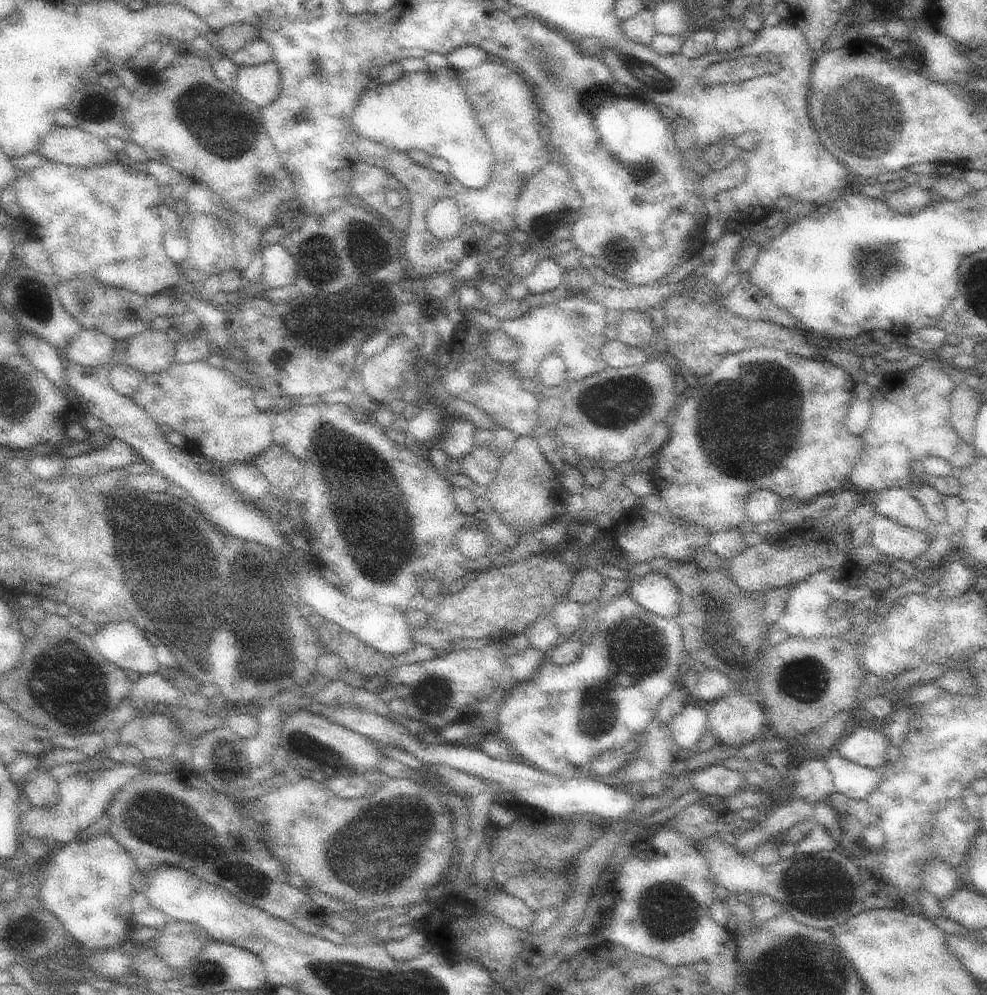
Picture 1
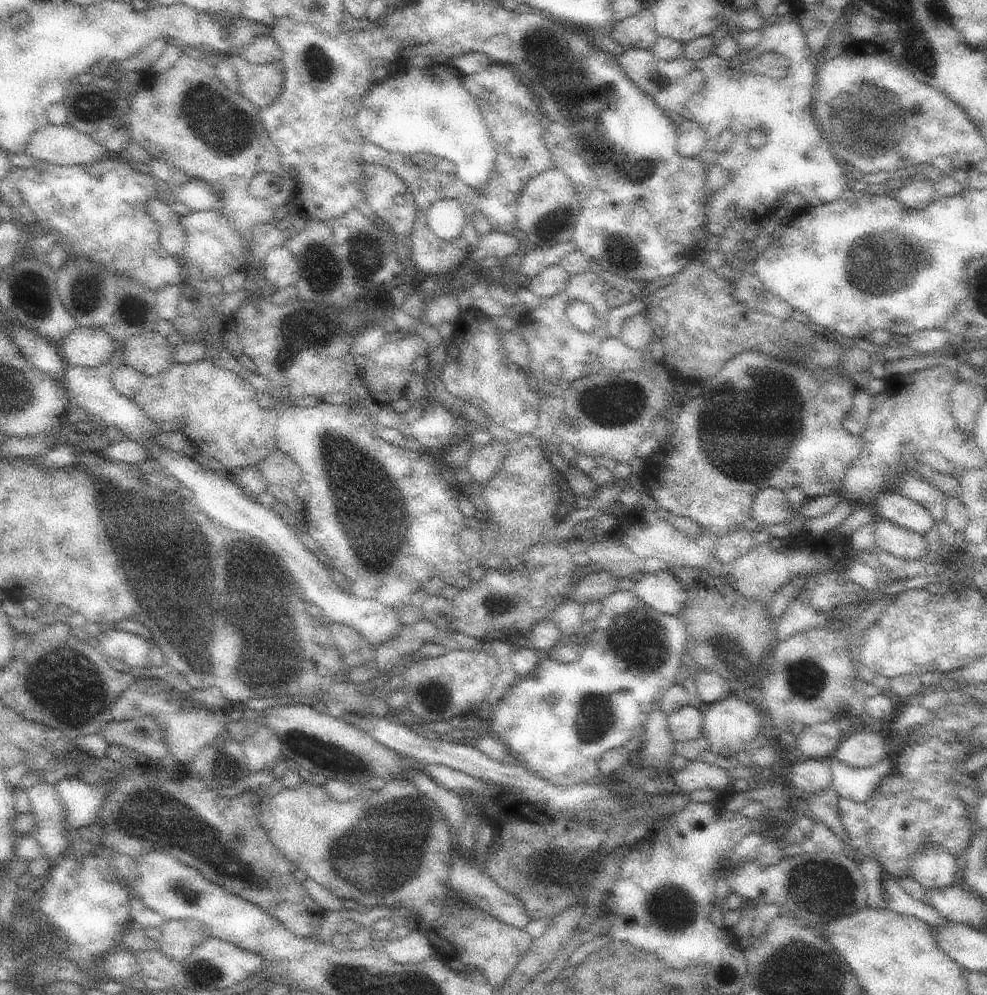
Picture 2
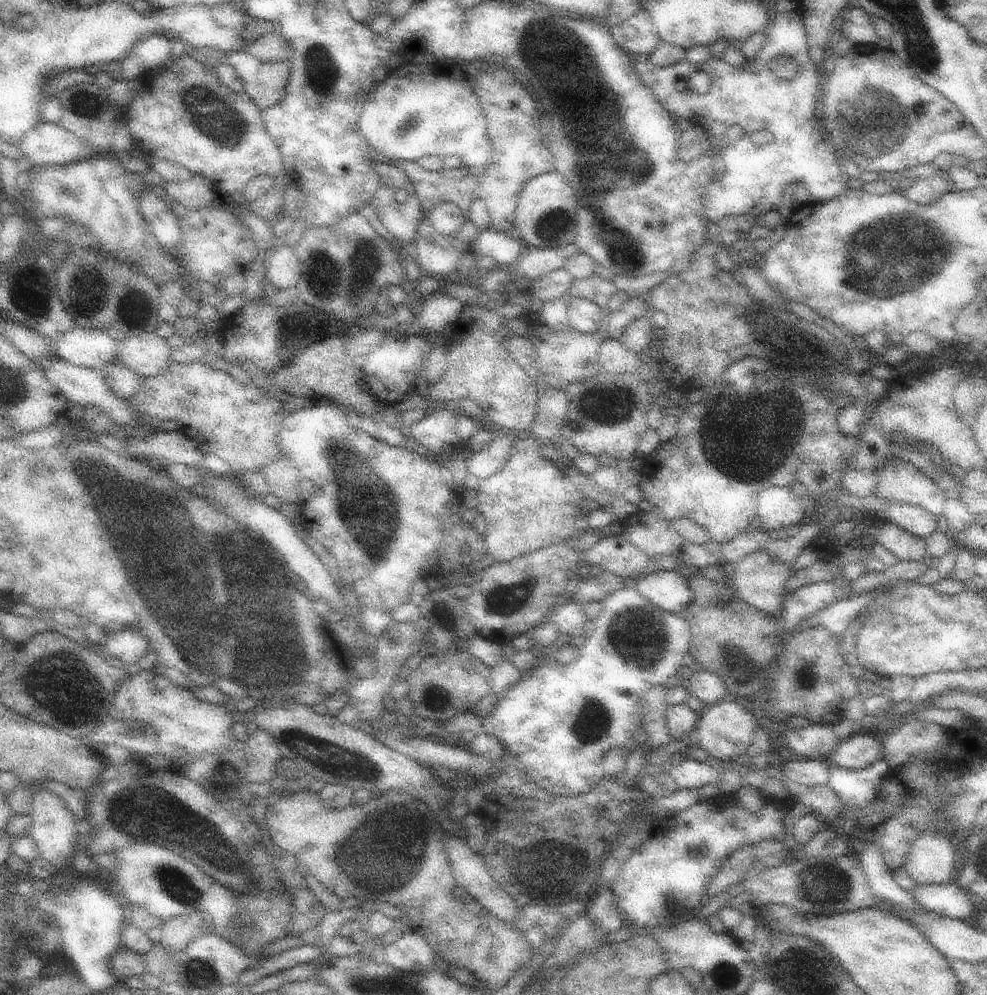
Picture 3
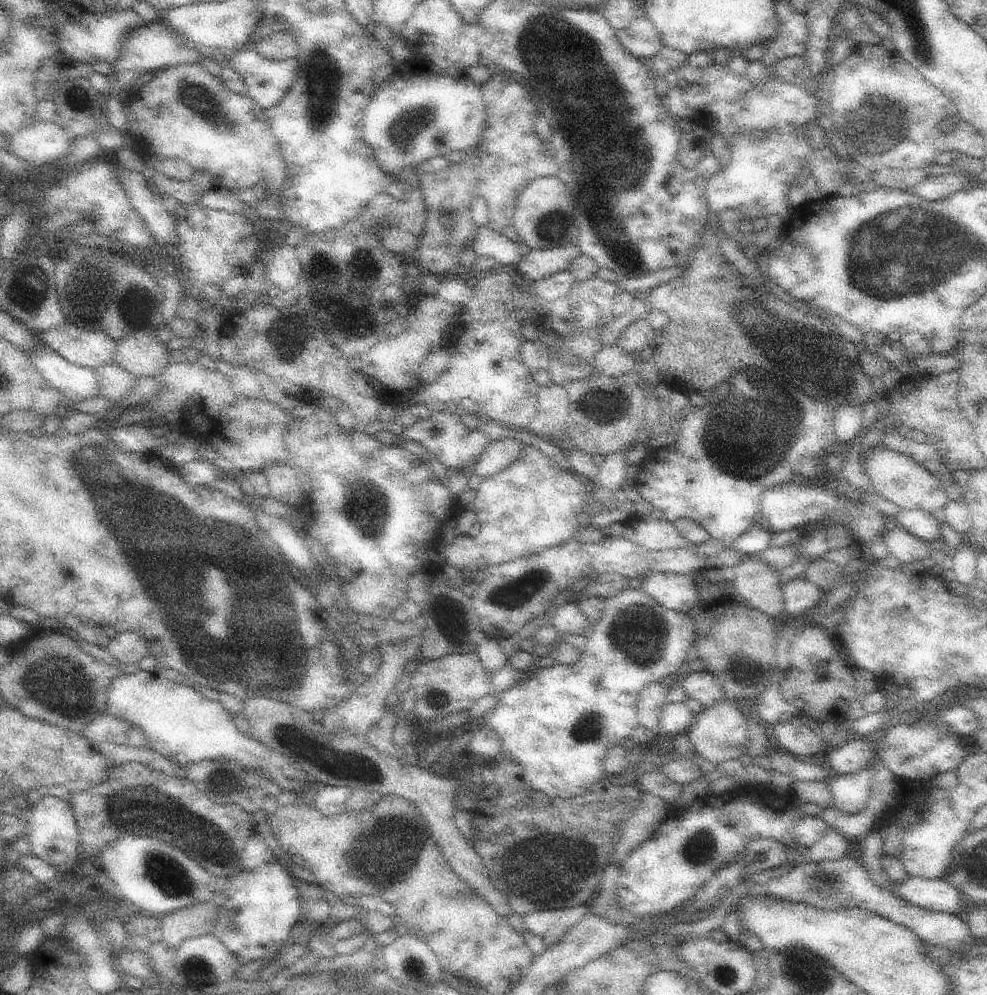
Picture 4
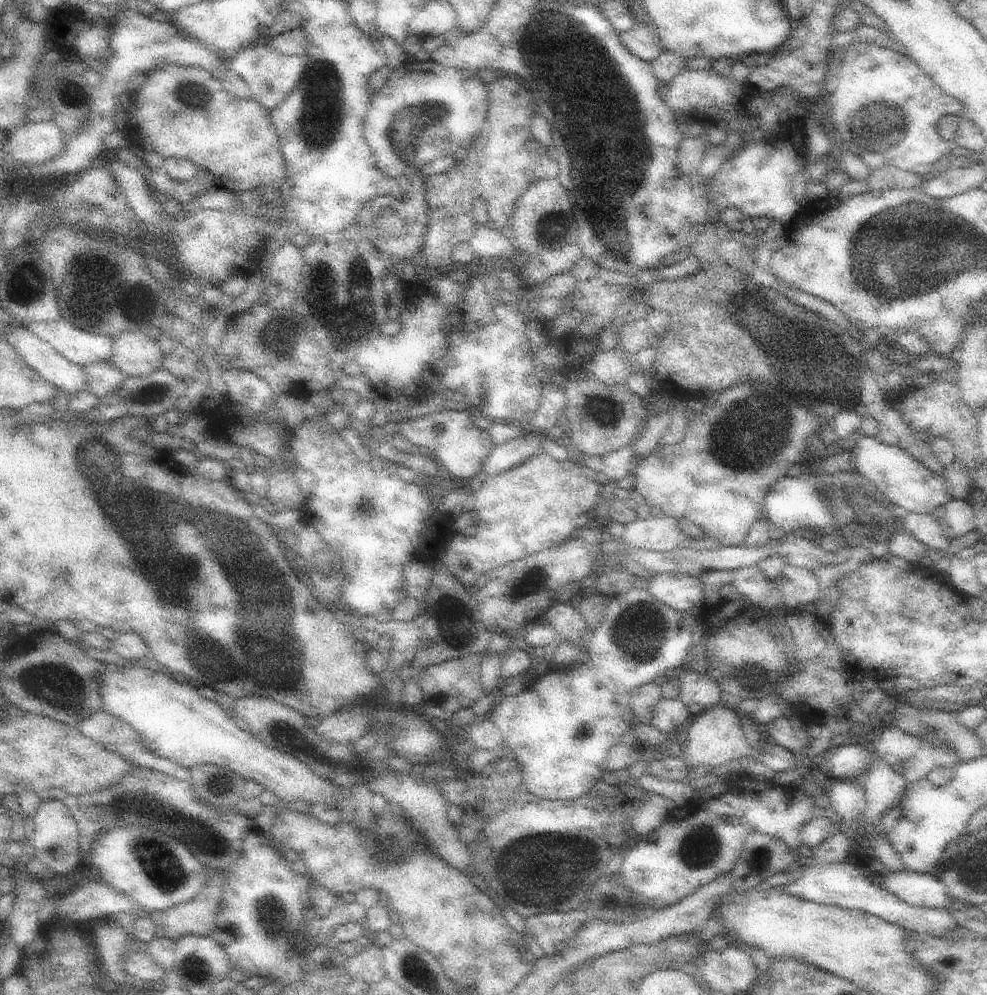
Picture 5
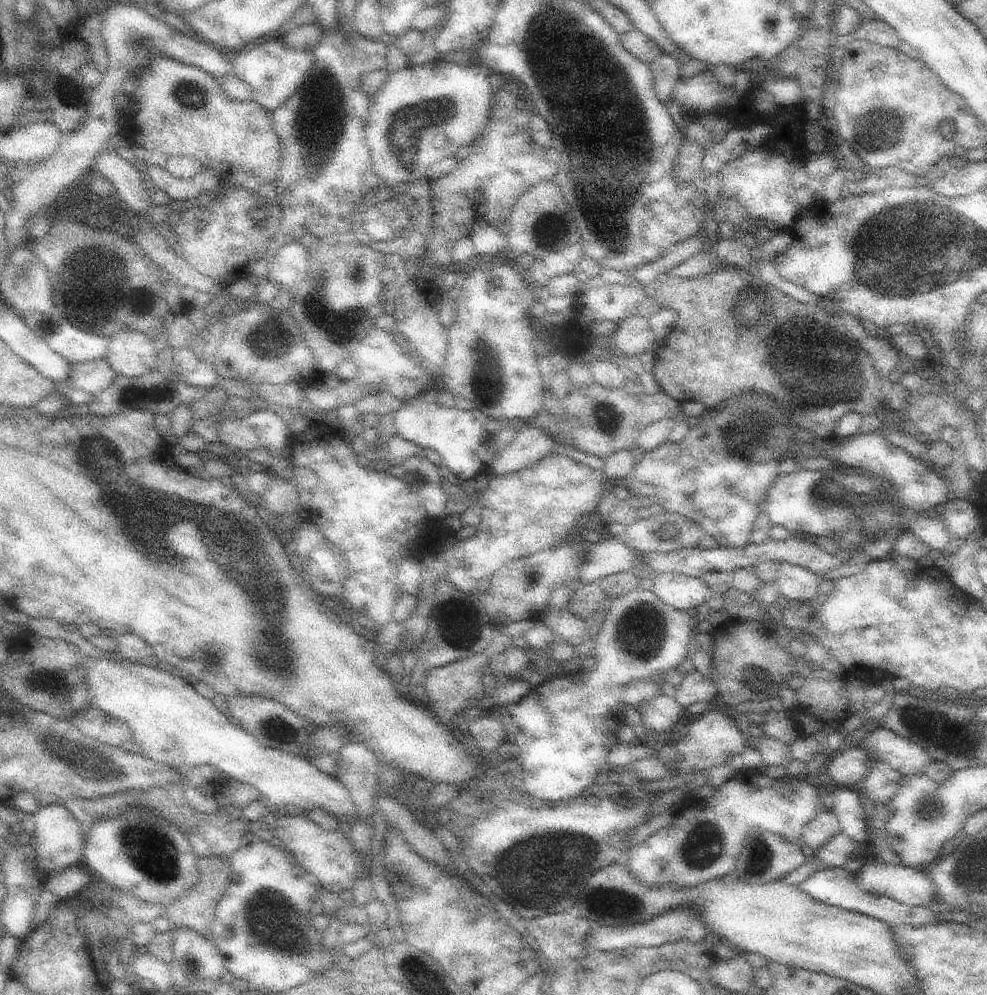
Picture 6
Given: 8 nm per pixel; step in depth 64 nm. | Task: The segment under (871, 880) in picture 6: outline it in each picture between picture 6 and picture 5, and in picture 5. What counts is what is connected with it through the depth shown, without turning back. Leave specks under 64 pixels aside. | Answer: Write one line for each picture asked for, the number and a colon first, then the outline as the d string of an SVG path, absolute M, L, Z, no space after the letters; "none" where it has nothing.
5: M887 872L875 874L875 886L891 892L901 902L915 908L933 908L933 910L951 910L957 904L951 902L951 896L945 892L945 886L939 882L937 874L921 872Z

